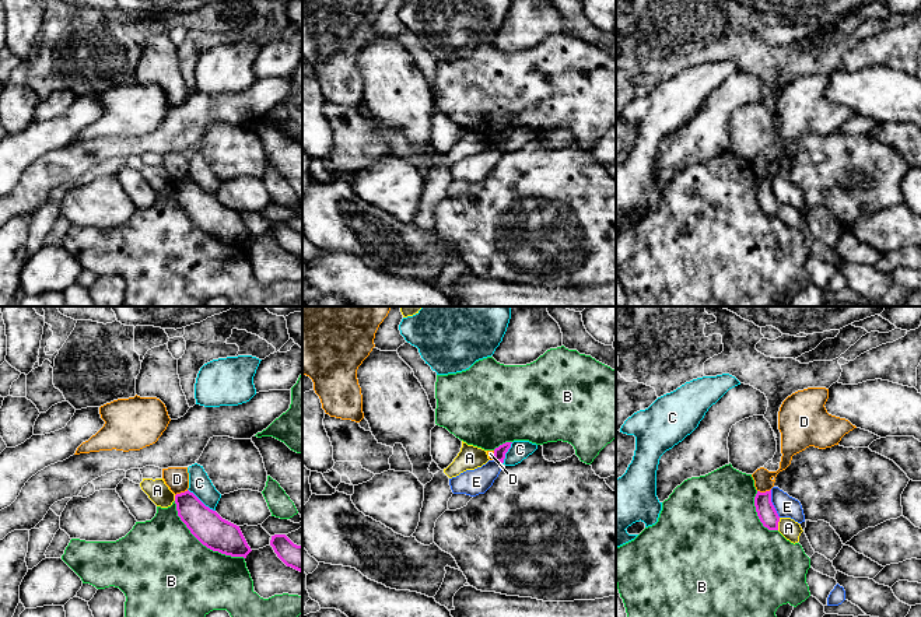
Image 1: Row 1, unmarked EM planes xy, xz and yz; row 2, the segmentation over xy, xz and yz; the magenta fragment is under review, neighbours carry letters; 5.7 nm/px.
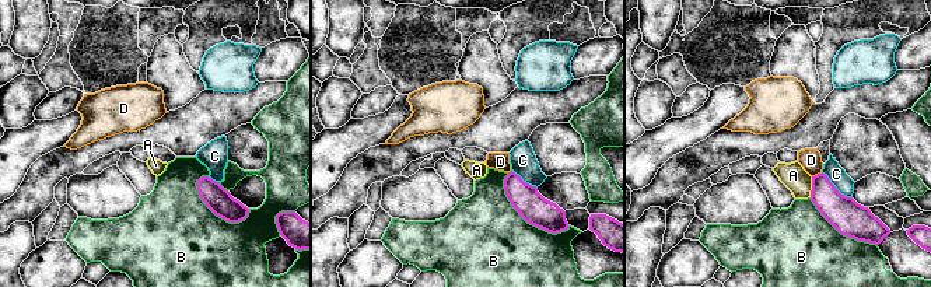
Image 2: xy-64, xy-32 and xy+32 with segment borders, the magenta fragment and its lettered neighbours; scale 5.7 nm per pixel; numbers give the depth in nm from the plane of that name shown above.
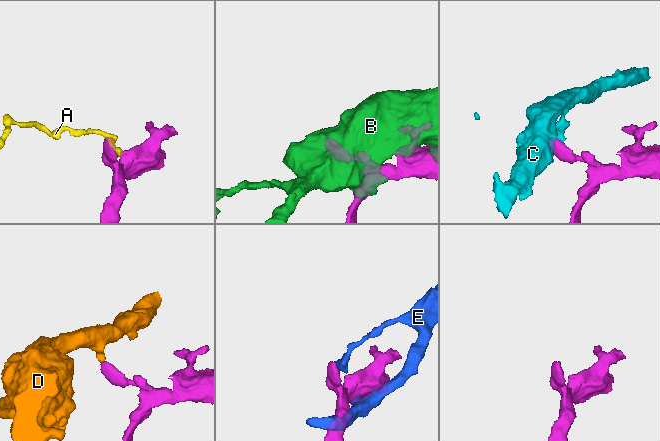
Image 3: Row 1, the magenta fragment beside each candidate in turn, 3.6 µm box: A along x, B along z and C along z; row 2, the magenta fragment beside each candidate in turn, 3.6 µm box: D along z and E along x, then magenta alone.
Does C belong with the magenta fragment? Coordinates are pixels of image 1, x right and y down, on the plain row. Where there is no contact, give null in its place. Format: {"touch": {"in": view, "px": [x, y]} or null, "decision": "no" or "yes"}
{"touch": {"in": "xy", "px": [200, 188]}, "decision": "no"}

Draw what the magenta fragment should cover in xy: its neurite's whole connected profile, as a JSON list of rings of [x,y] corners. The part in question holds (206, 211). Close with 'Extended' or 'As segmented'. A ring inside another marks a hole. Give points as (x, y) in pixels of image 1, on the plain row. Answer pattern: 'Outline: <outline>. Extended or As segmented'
Outline: [[[189,176],[176,180],[175,190],[181,207],[207,235],[244,245],[252,238],[239,213],[223,206]]]. As segmented

